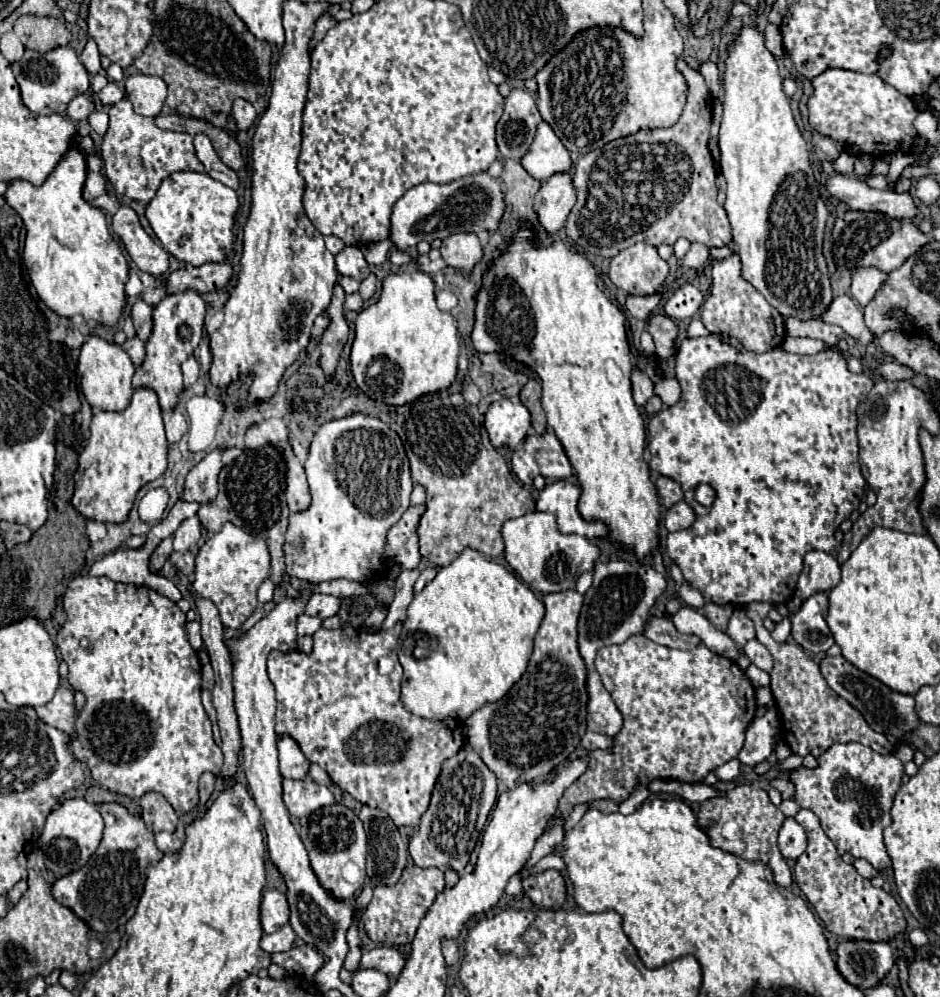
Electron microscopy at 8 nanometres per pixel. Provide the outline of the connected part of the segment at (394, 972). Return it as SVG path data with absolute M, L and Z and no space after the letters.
M382 946L382 948L374 948L368 954L362 956L360 966L362 968L374 968L384 972L390 980L396 980L402 972L402 966L406 964L406 954L400 952L394 946Z

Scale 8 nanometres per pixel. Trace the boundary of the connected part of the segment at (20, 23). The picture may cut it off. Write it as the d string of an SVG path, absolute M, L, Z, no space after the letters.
M20 16L14 24L14 34L26 48L42 54L70 42L70 30L54 16Z

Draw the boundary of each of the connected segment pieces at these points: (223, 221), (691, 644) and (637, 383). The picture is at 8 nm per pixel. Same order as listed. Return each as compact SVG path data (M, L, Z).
M174 172L170 174L146 208L146 218L164 246L180 262L202 266L206 262L224 262L232 250L232 226L238 210L238 196L232 188L210 178L204 172Z
M650 616L646 620L646 626L642 630L642 634L662 646L668 646L668 648L680 648L680 650L690 650L690 648L696 648L700 644L700 638L698 636L686 636L686 634L680 634L674 624L670 624L668 620L660 620L656 616Z
M642 370L632 372L632 392L634 392L634 402L636 406L646 406L646 402L654 396L654 384L646 378Z

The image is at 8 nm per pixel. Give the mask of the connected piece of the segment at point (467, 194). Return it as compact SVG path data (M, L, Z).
M486 172L454 180L450 184L424 182L410 188L396 204L390 216L390 240L398 250L414 248L418 242L444 240L454 232L480 232L496 230L504 214L502 186Z

